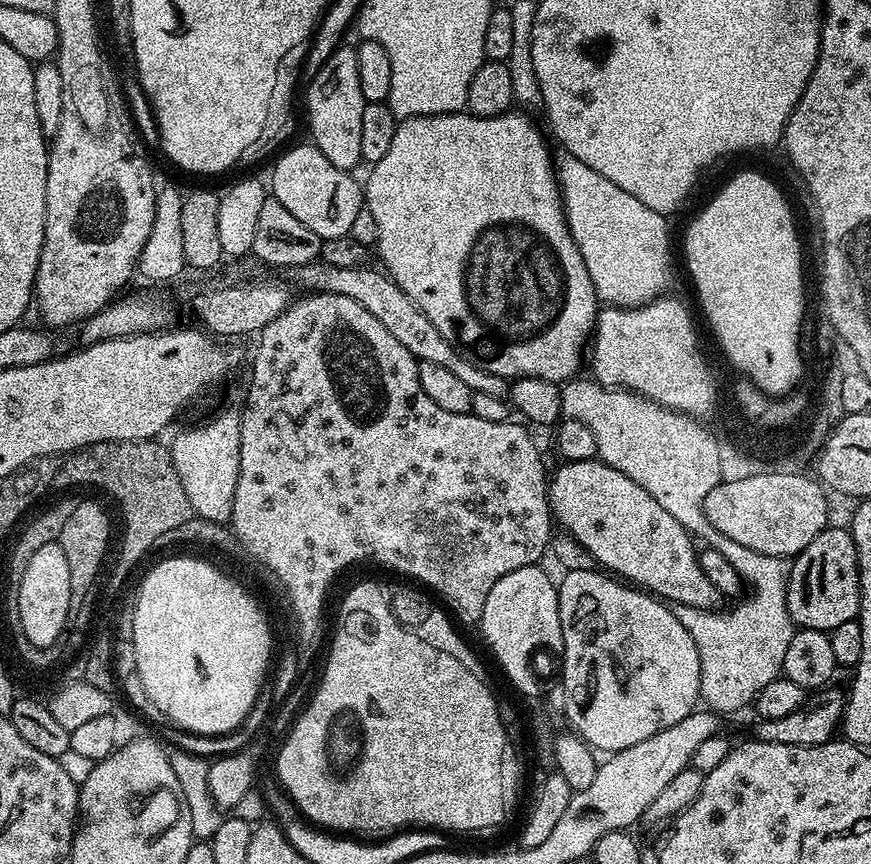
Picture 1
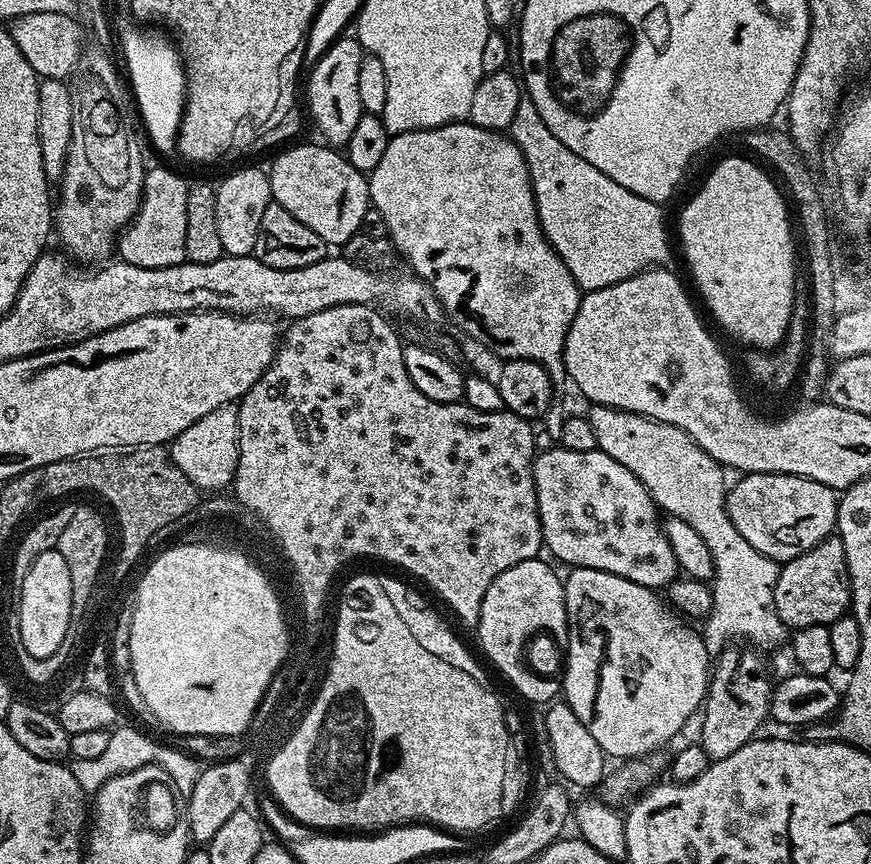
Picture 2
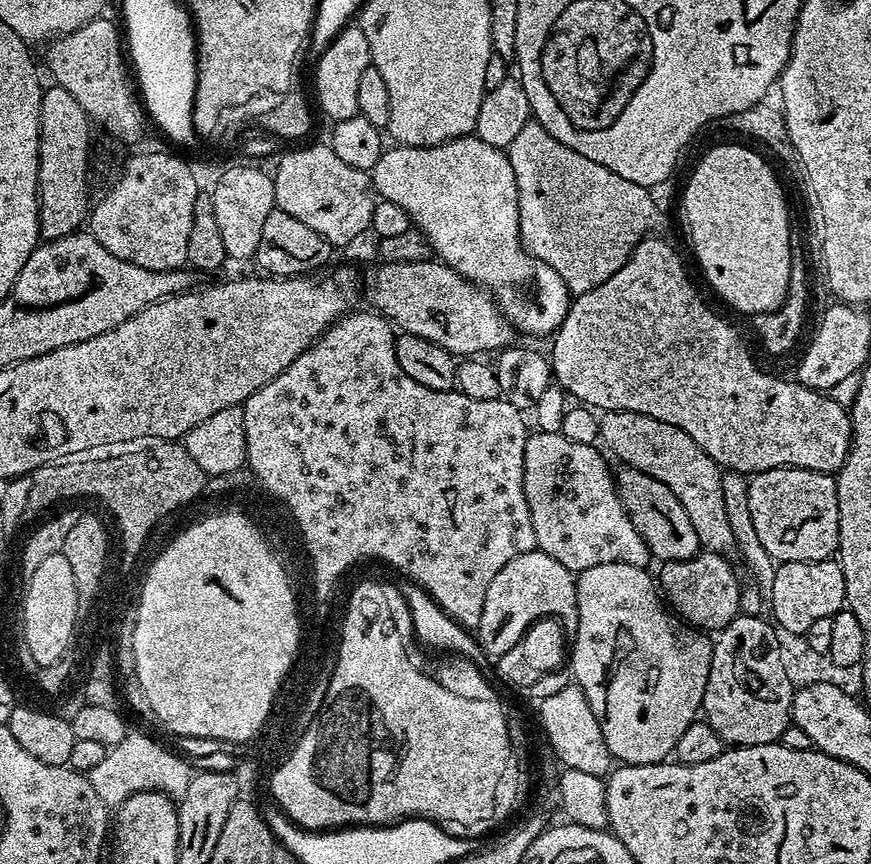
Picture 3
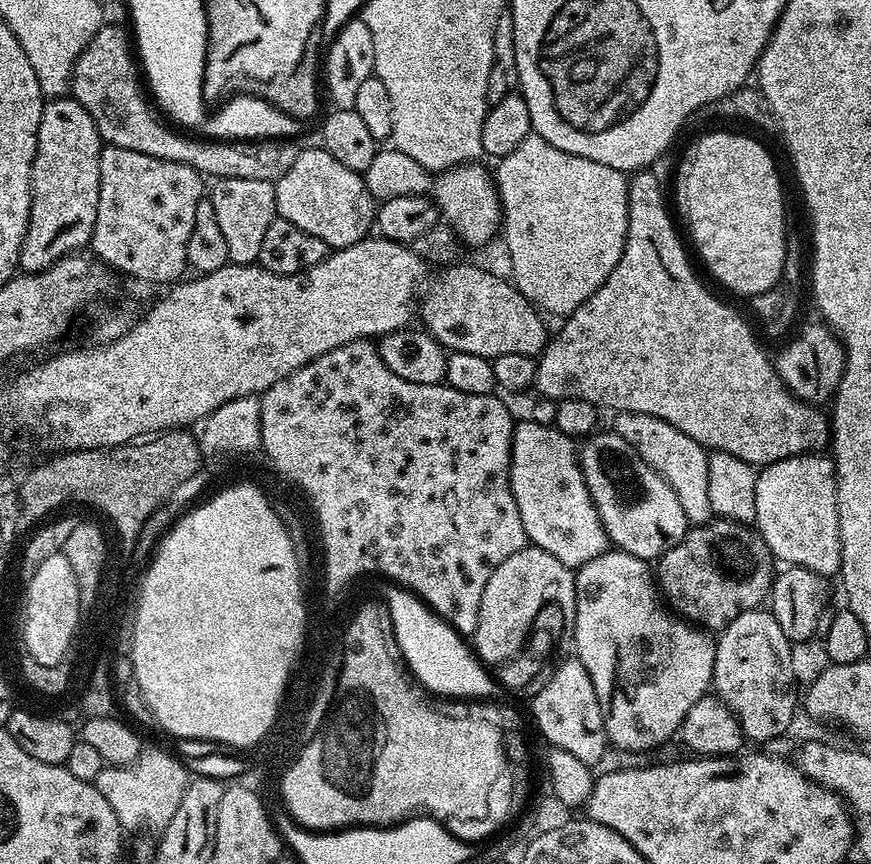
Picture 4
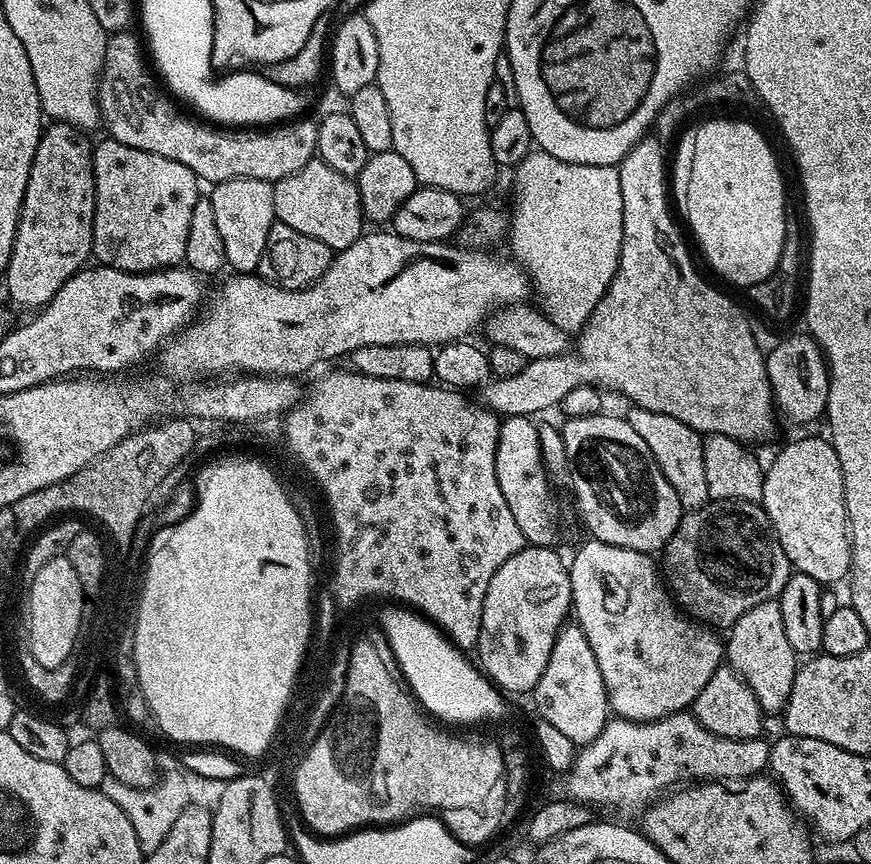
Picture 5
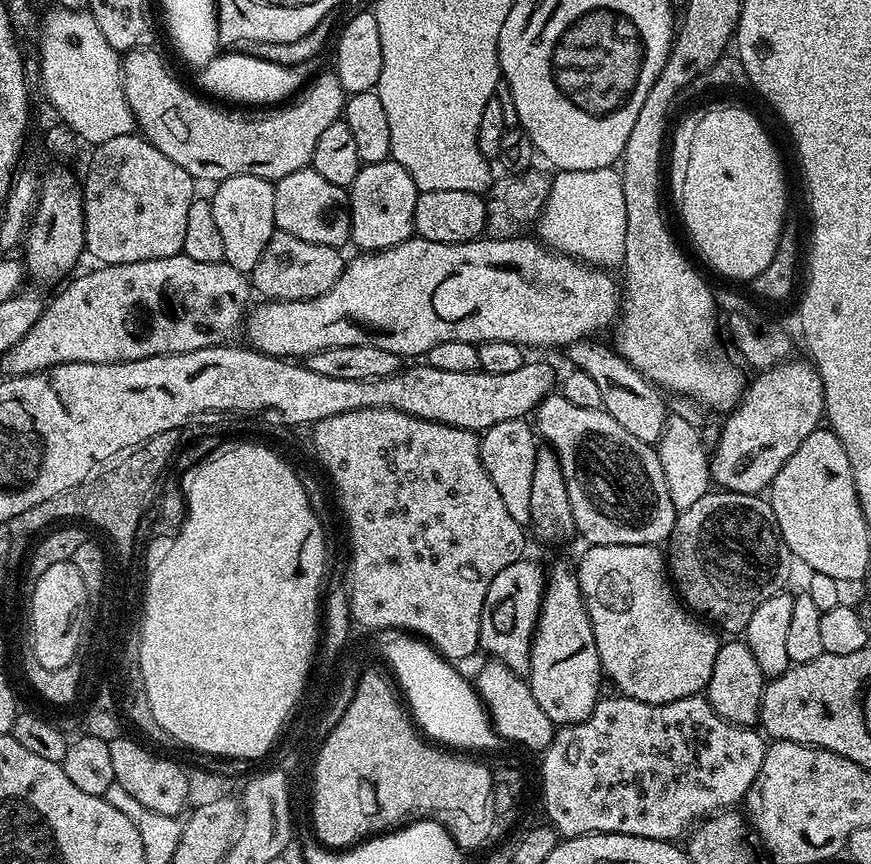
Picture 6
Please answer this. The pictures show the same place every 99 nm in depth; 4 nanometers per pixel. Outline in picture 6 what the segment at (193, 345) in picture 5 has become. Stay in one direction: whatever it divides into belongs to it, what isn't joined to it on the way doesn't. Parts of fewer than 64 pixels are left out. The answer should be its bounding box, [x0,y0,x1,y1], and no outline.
[246,234,622,358]

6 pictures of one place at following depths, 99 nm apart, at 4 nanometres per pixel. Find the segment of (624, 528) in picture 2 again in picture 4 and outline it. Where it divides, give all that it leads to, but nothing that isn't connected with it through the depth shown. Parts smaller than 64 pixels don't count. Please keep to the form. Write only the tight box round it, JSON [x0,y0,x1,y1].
[508,420,610,570]

